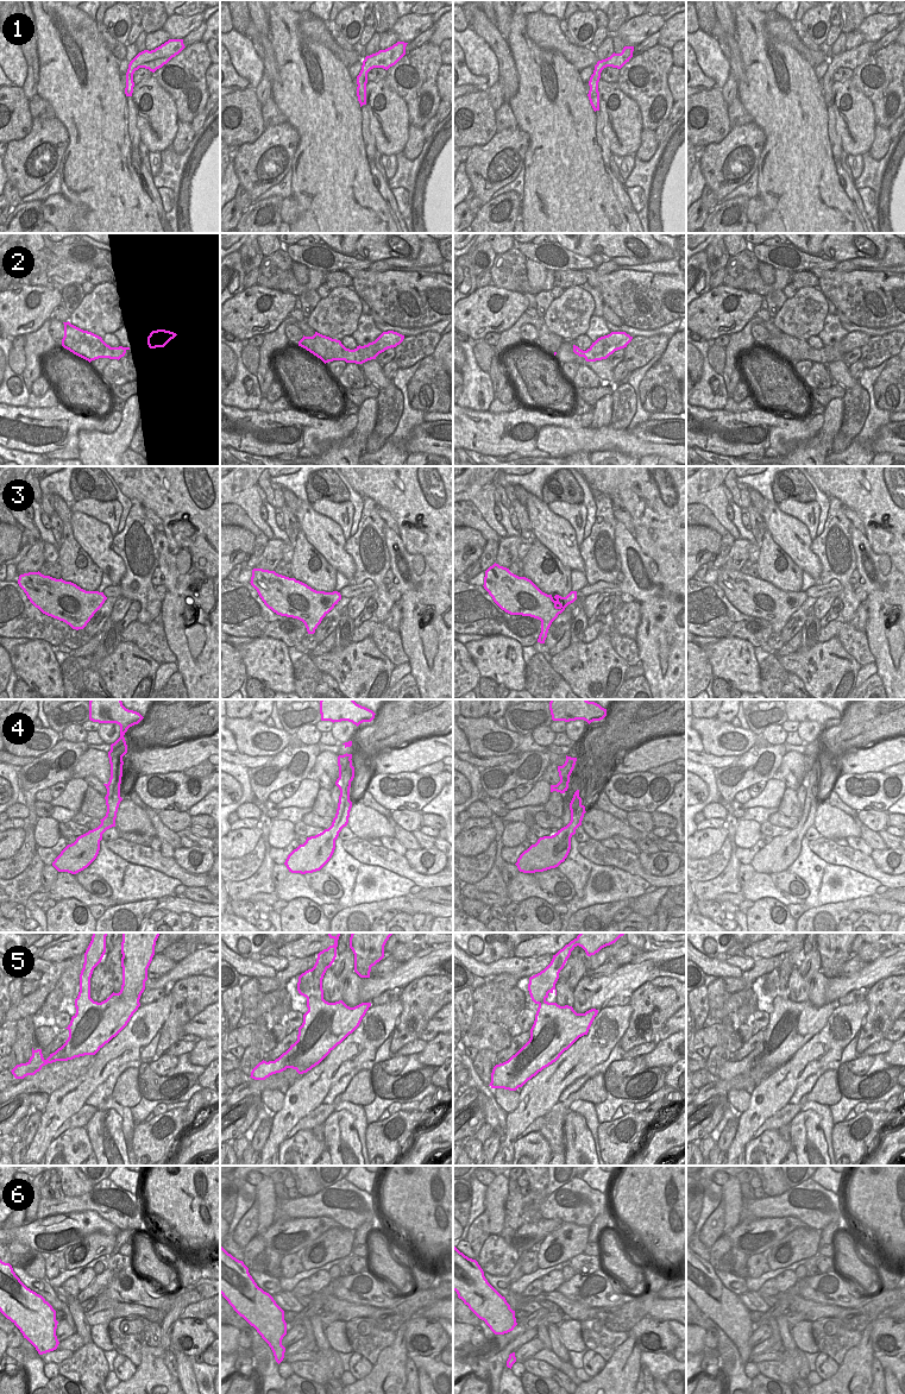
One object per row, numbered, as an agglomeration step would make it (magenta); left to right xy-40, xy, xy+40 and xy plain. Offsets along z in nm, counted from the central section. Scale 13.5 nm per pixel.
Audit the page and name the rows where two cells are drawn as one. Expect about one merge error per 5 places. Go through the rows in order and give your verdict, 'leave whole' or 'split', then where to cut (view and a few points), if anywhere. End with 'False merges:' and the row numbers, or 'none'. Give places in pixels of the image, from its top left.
1: leave whole; cut none
2: leave whole; cut none
3: leave whole; cut none
4: leave whole; cut none
5: leave whole; cut none
6: leave whole; cut none
False merges: none

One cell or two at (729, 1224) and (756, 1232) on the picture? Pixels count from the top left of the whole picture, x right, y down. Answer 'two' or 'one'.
two

